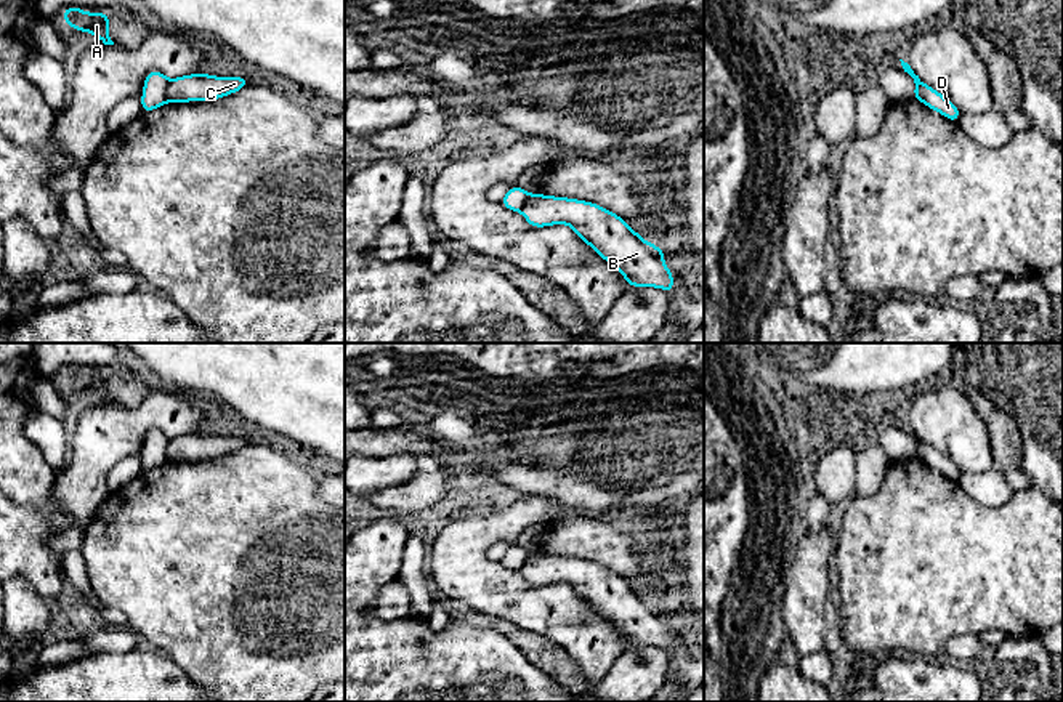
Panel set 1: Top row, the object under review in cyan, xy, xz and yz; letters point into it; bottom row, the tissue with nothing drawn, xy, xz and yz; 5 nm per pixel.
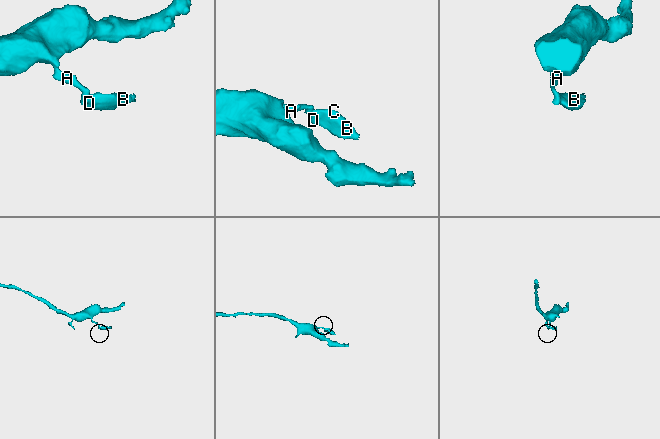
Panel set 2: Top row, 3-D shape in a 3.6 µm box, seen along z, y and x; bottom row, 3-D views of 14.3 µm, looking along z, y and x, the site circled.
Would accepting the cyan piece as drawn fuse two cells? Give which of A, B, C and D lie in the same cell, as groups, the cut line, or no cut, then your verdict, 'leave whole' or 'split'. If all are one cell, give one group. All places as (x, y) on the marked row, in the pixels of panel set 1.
A / B C D; cut in xy along (170, 80), (167, 100); split

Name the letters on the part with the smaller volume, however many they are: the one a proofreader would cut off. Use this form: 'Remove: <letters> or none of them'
Remove: B, C, D

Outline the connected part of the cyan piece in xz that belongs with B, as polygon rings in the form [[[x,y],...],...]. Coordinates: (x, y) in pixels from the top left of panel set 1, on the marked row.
[[[529,194],[521,213],[532,228],[571,226],[630,287],[673,292],[673,272],[664,263],[664,250],[646,242],[619,215],[587,200],[544,194]]]

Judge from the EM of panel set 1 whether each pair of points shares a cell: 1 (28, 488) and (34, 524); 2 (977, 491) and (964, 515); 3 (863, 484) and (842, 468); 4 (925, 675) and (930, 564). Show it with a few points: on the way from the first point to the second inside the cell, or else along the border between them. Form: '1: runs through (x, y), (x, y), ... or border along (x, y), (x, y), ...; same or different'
1: border along (16, 504), (36, 507), (56, 523), (66, 521); different
2: border along (956, 483), (983, 505), (1002, 505), (1010, 499); different
3: border along (856, 454), (853, 494); different
4: border along (887, 659), (929, 657), (932, 661); different

